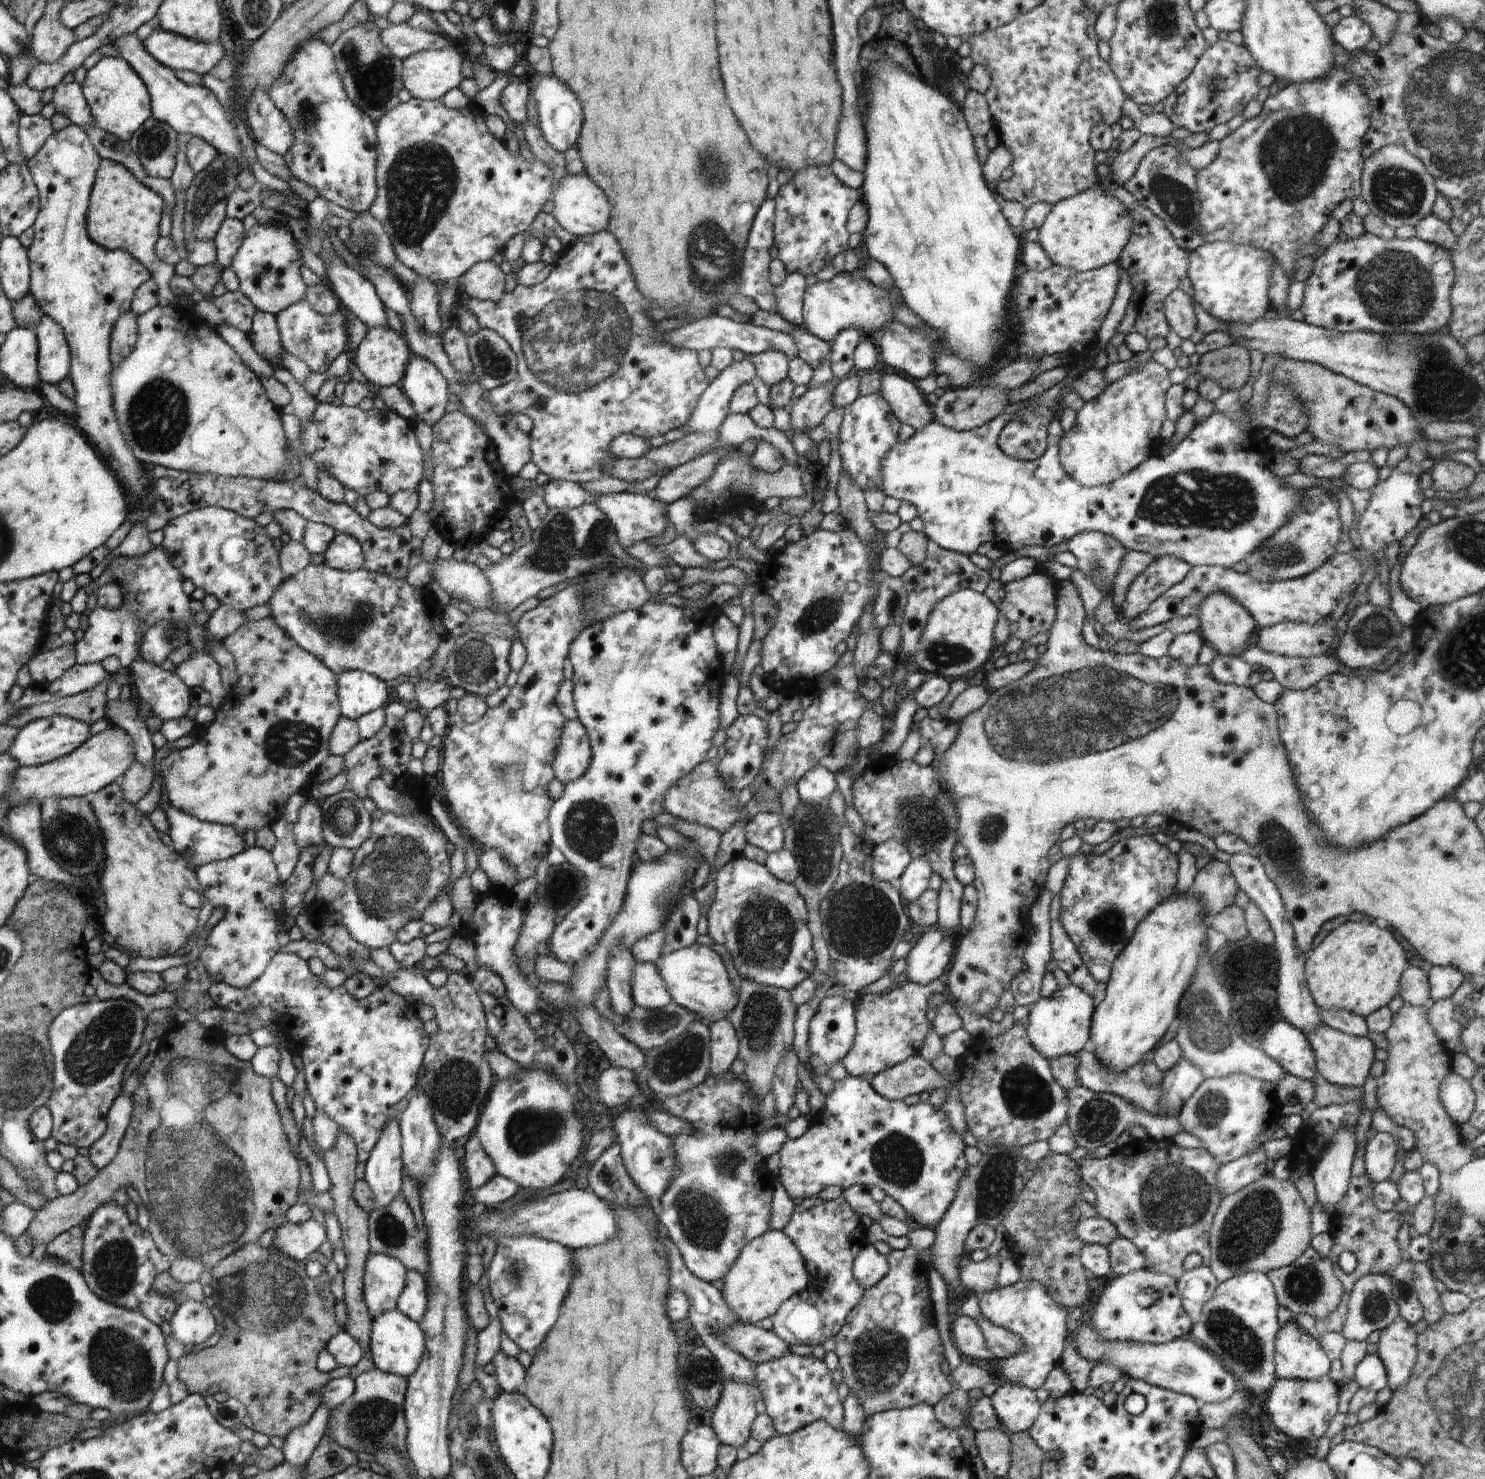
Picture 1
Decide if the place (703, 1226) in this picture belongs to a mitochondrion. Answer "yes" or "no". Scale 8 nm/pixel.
yes

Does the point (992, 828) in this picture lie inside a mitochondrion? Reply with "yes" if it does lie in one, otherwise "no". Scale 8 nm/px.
yes

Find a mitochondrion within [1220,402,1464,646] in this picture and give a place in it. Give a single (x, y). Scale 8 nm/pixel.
(1281, 554)

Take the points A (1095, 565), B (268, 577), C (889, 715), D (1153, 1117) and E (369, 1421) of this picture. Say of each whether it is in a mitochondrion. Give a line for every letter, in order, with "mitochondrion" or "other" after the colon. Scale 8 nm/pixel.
A: mitochondrion
B: other
C: other
D: other
E: mitochondrion

